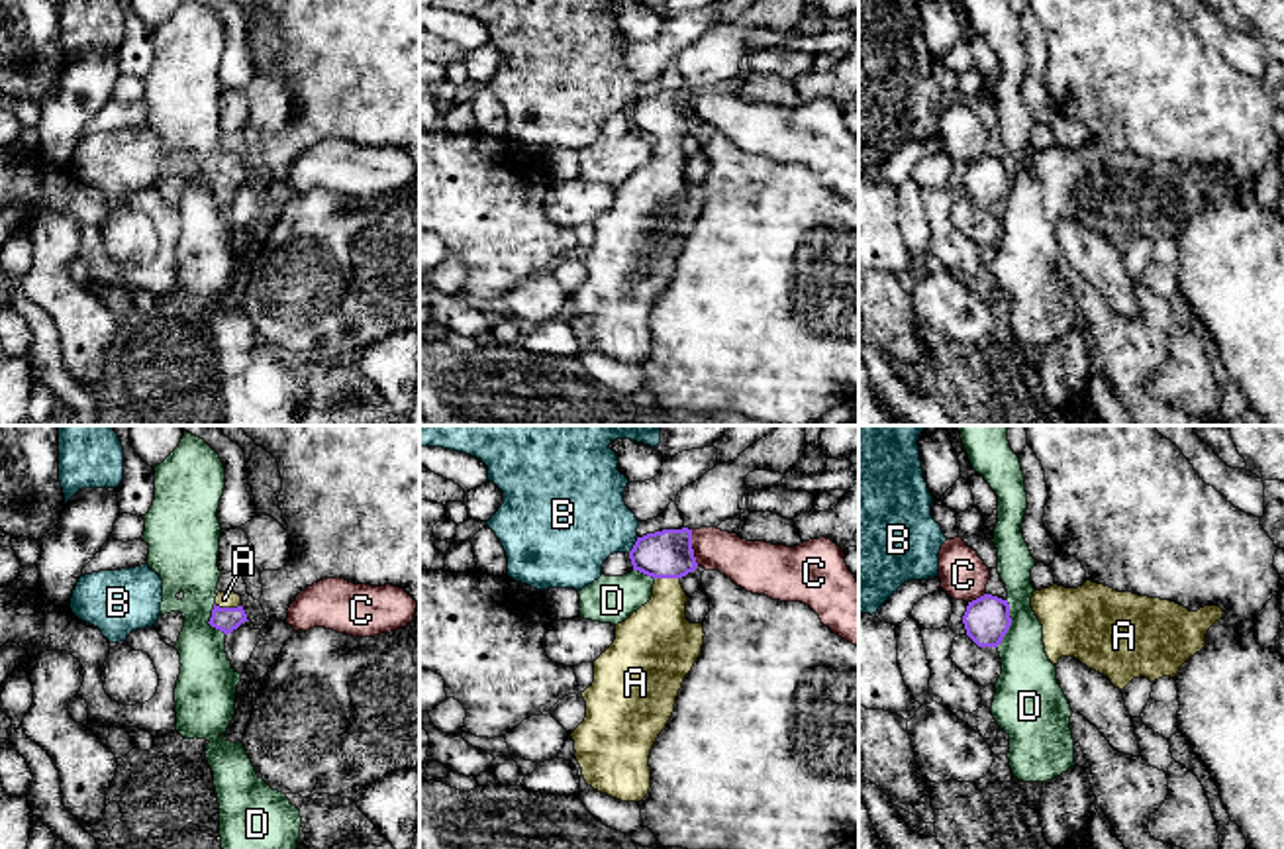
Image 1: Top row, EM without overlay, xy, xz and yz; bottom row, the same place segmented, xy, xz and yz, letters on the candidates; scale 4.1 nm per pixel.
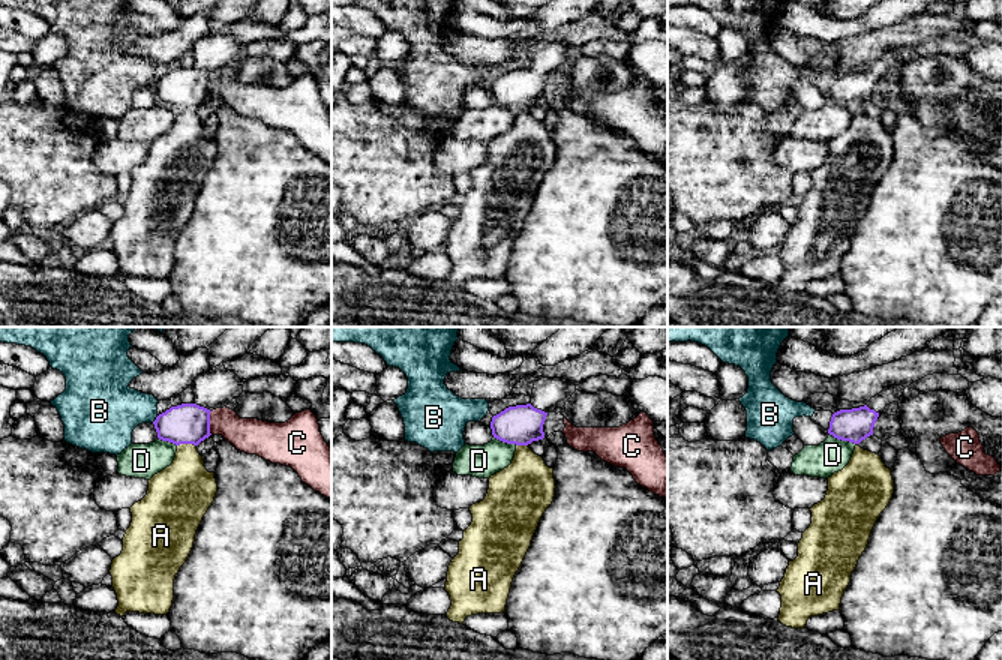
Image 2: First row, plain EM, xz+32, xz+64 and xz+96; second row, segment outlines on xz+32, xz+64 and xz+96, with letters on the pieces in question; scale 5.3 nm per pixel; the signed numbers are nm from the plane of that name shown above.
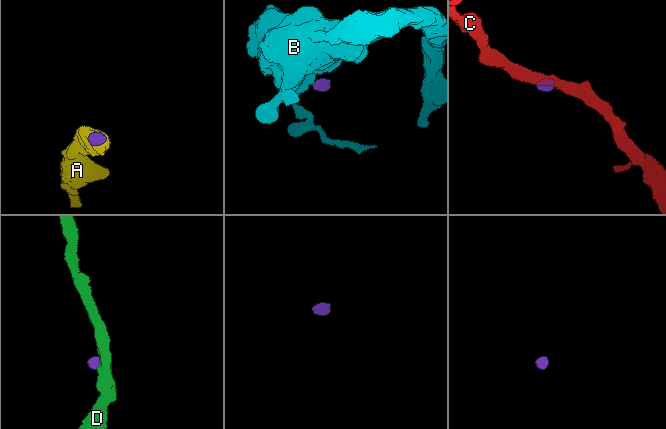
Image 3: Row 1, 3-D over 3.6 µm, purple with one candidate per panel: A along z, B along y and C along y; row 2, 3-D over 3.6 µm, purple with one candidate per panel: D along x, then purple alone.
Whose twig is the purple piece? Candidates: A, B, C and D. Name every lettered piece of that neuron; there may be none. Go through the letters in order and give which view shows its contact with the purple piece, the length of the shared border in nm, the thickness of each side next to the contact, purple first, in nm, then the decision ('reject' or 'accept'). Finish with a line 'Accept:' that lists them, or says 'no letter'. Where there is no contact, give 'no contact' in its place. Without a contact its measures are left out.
A: xy | 110 nm | 100/60 nm | accept
B: xz | 80 nm | 200/380 nm | reject
C: xz | 160 nm | 200/190 nm | reject
D: yz | 200 nm | 190/240 nm | reject
Accept: A

